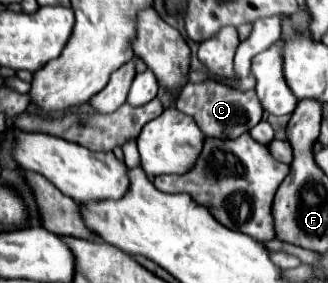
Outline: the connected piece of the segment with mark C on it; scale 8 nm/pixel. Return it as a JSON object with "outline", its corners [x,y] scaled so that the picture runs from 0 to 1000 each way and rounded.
{"outline":[[[631,279],[613,293],[570,293],[564,314],[552,322],[552,336],[534,357],[540,385],[582,406],[607,449],[619,456],[619,470],[631,484],[655,484],[655,491],[710,491],[729,484],[753,463],[765,463],[802,406],[802,378],[777,336],[777,322],[729,322],[710,307],[692,307],[655,279]]]}

